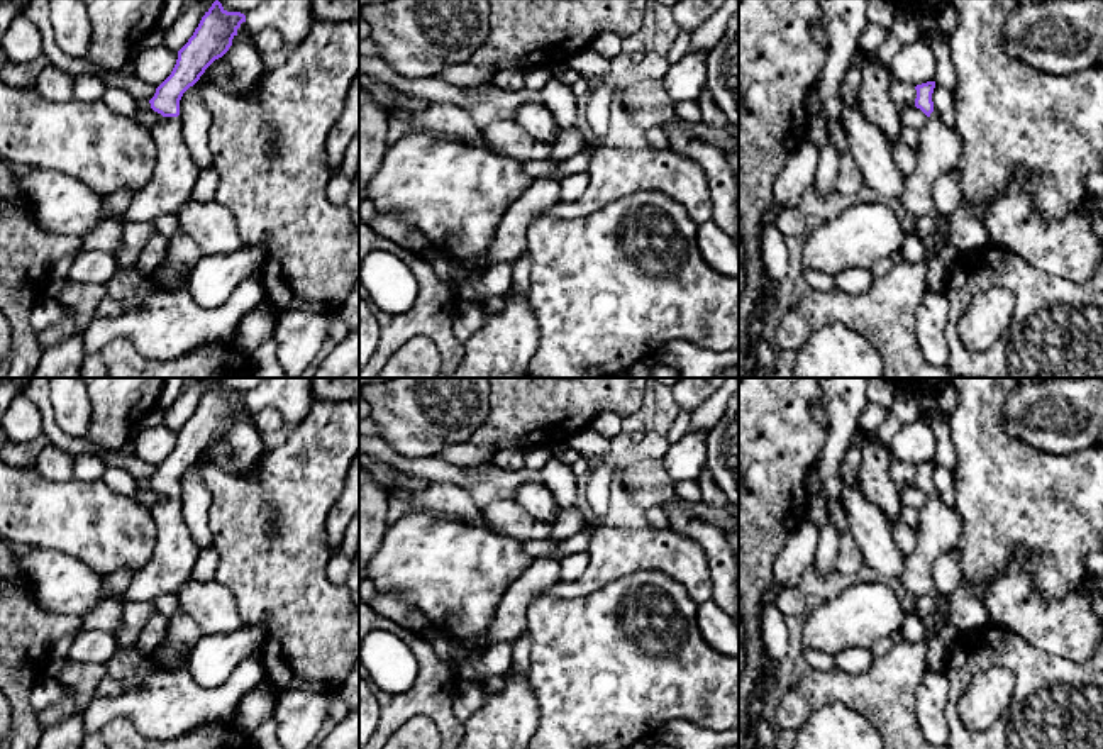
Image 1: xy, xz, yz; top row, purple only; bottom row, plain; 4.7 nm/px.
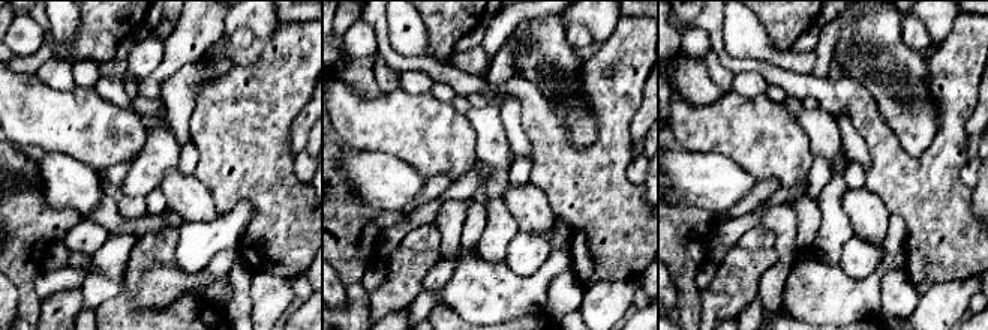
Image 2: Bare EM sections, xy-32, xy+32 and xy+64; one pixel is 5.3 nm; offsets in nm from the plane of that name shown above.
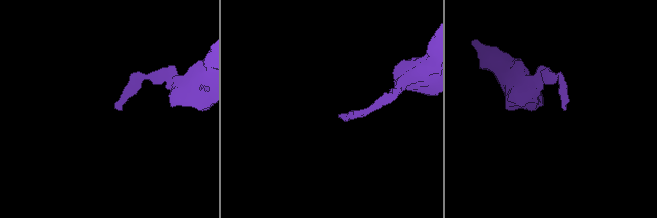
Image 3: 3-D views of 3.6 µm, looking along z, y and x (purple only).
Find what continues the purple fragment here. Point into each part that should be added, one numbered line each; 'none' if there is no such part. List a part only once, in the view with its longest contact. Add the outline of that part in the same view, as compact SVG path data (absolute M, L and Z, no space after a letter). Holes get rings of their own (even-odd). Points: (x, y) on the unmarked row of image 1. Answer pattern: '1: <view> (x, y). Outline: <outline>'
1: xy (175, 554). Outline: M164 497L147 508L158 529L156 547L151 559L136 571L122 591L124 600L154 600L161 595L178 600L183 583L191 576L200 549L183 520L180 497Z

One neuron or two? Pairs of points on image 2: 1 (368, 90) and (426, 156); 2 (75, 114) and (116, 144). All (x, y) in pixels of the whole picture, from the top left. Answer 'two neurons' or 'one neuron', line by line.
1: two neurons
2: one neuron

